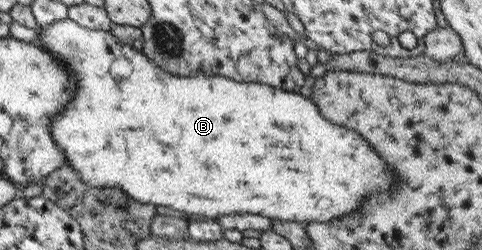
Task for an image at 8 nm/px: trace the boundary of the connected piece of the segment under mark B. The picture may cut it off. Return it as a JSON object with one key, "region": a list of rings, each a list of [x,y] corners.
{"region":[[[69,18],[60,19],[59,21],[53,21],[53,23],[50,23],[49,25],[41,26],[39,27],[38,32],[39,41],[33,43],[39,45],[41,49],[44,49],[44,51],[48,51],[48,53],[50,53],[50,55],[53,57],[56,57],[56,59],[58,59],[58,61],[60,61],[64,67],[68,69],[68,72],[70,75],[72,75],[72,79],[74,79],[74,85],[76,85],[72,98],[64,105],[64,108],[60,112],[57,112],[52,117],[52,120],[50,121],[49,133],[51,134],[51,139],[55,142],[58,150],[62,151],[65,165],[74,171],[79,180],[87,185],[90,185],[91,187],[118,187],[125,195],[129,196],[135,201],[138,201],[139,203],[151,204],[154,206],[163,205],[165,207],[174,209],[175,211],[182,211],[185,214],[203,215],[203,217],[208,217],[211,219],[218,218],[220,215],[229,215],[230,213],[252,213],[255,215],[260,215],[261,217],[270,218],[271,220],[295,222],[305,225],[306,223],[312,221],[329,221],[330,219],[340,218],[342,215],[351,213],[360,206],[359,199],[361,199],[363,195],[369,195],[373,189],[375,189],[375,192],[384,192],[394,184],[394,173],[392,173],[392,169],[390,169],[390,167],[372,150],[372,146],[366,143],[366,141],[356,131],[347,129],[346,127],[341,127],[340,125],[337,125],[331,121],[327,121],[318,112],[317,106],[310,100],[304,91],[299,93],[281,91],[280,87],[274,88],[270,85],[241,83],[217,74],[195,74],[187,77],[176,76],[168,71],[165,71],[156,63],[153,63],[153,61],[151,61],[147,56],[142,54],[141,50],[135,50],[131,44],[117,43],[117,41],[115,41],[115,37],[111,35],[110,29],[87,29],[86,27],[79,25],[76,21],[73,21]]]}

